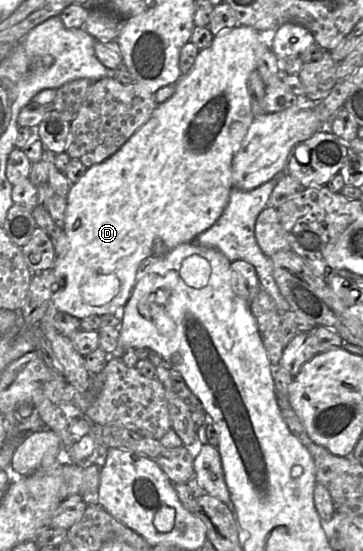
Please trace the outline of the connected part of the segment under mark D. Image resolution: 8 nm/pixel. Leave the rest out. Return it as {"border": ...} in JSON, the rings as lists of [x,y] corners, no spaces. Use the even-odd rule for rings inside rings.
{"border":[[[243,25],[226,29],[214,36],[211,45],[199,51],[191,71],[186,75],[182,75],[176,83],[176,90],[173,96],[167,101],[158,104],[150,119],[116,153],[104,162],[88,167],[84,175],[75,184],[72,184],[67,196],[64,228],[68,240],[68,251],[64,256],[56,256],[53,267],[57,277],[65,280],[65,285],[54,292],[51,298],[51,304],[56,310],[68,313],[79,320],[91,316],[118,314],[131,295],[136,284],[138,267],[144,259],[152,257],[159,261],[176,246],[192,242],[197,235],[211,227],[220,217],[231,192],[233,157],[240,148],[248,128],[255,118],[252,112],[247,83],[250,74],[256,70],[256,48],[261,42],[264,42],[263,34],[252,27]]]}

